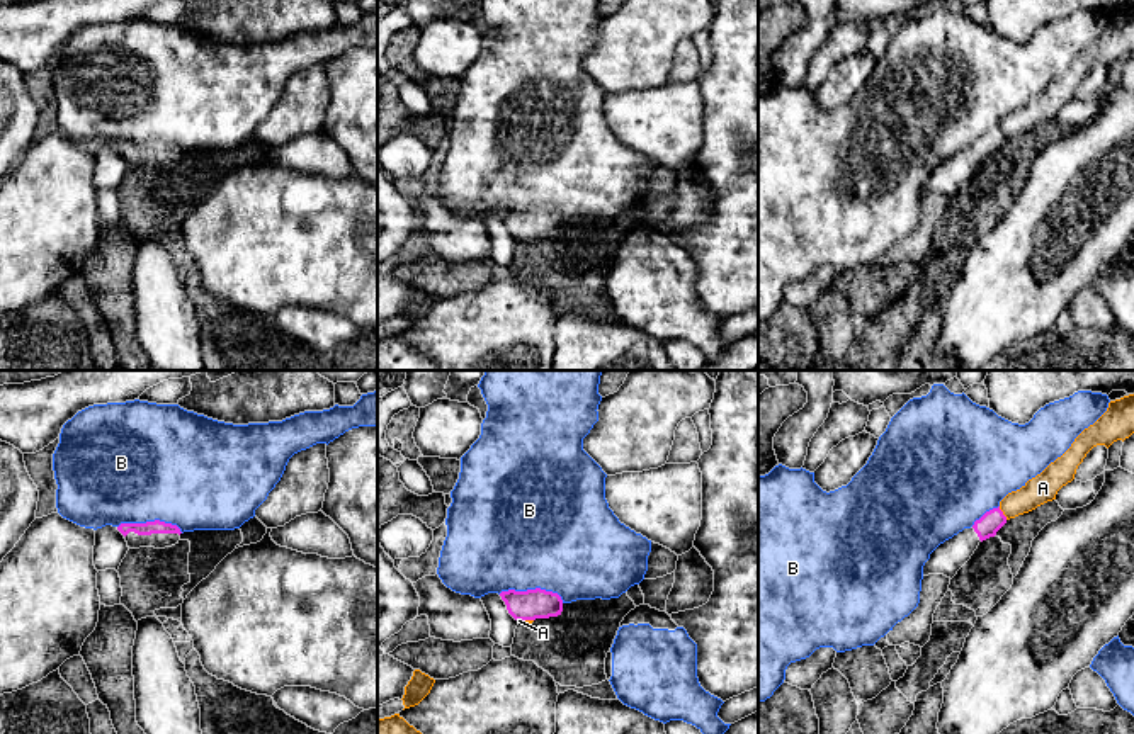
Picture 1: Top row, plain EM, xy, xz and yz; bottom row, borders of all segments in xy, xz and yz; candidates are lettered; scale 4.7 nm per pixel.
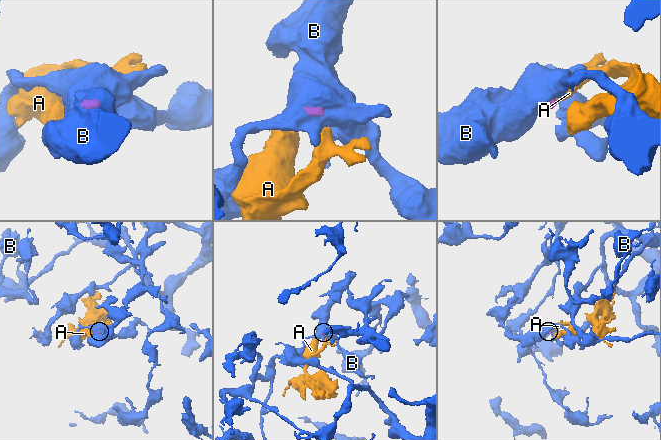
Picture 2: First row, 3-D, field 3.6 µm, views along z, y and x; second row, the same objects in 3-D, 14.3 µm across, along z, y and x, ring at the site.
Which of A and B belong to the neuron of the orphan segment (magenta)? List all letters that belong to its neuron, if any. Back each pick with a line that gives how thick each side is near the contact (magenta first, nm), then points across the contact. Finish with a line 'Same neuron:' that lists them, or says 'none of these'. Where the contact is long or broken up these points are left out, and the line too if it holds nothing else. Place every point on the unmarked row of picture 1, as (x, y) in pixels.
A: calibres 100 and 140 nm; way yz (993, 140), (1002, 133), (1043, 107)
Same neuron: A

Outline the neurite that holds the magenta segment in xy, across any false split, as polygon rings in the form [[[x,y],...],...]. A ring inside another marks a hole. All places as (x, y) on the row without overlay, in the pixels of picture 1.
[[[160,139],[146,143],[121,143],[117,150],[124,155],[129,168],[155,167],[165,168],[179,163],[180,148]]]

